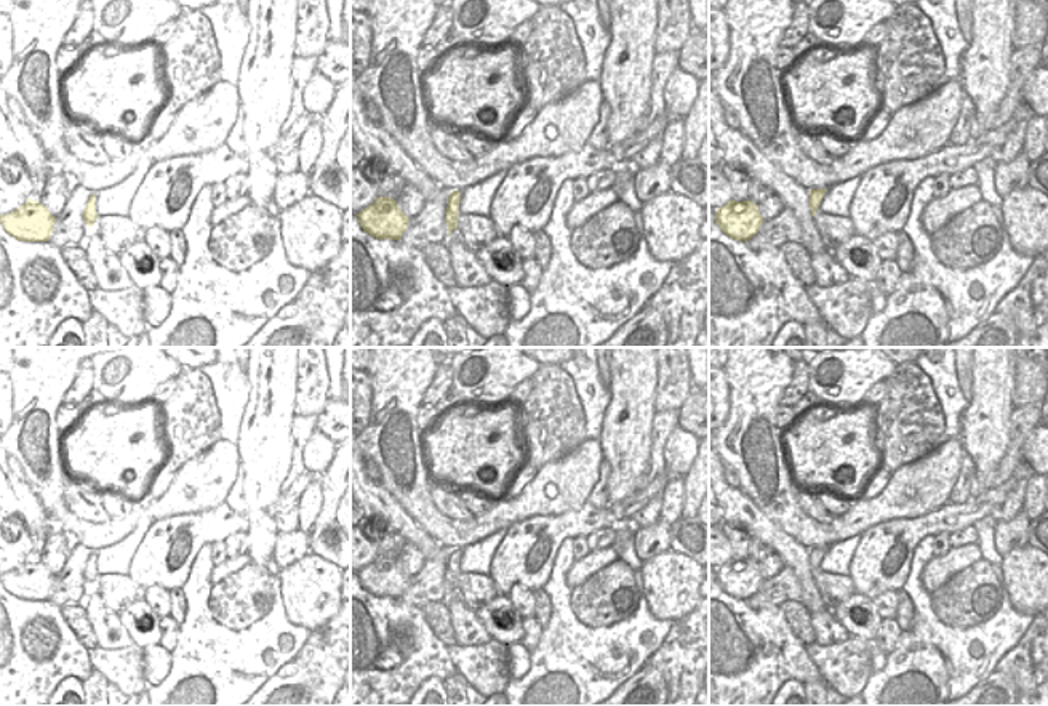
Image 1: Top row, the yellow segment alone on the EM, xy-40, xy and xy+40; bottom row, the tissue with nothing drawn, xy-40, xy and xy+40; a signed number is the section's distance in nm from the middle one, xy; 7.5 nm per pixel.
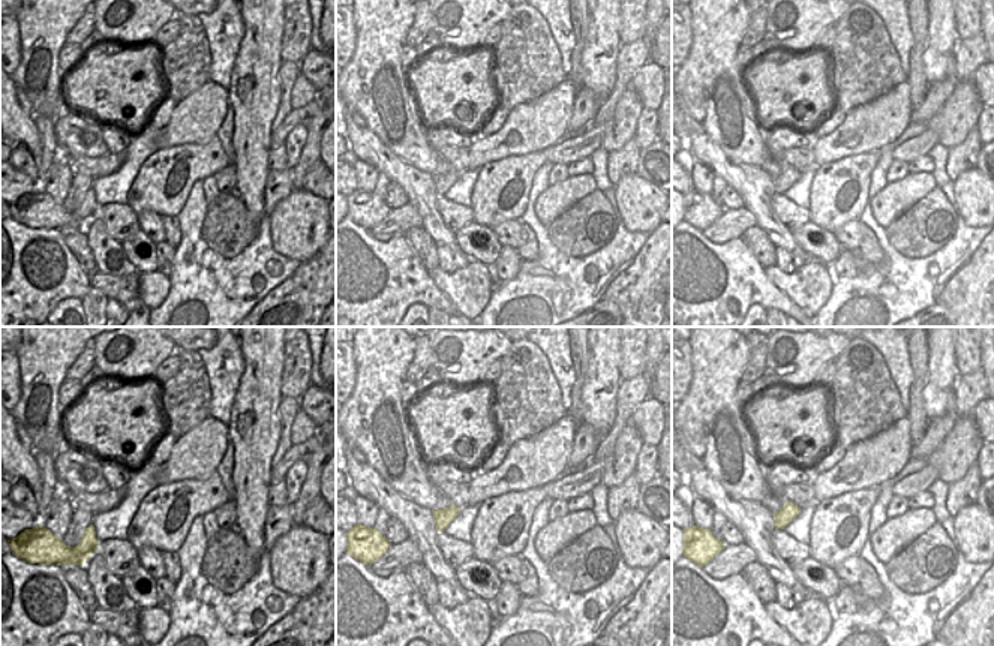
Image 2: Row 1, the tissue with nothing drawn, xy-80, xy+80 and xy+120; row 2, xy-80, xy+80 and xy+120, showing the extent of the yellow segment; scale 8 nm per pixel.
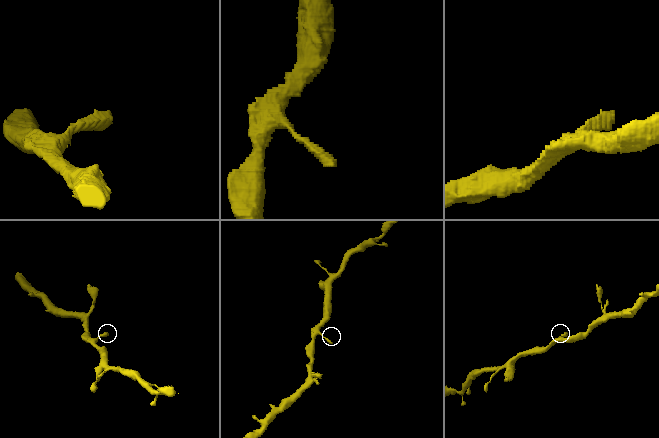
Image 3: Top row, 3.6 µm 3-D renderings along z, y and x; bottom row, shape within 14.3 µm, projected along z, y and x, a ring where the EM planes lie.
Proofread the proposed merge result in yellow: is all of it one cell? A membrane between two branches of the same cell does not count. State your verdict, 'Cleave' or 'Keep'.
Keep

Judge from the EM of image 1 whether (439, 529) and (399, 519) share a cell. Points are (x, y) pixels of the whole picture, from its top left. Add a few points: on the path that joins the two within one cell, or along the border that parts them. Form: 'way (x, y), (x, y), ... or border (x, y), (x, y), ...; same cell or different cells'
border (392, 495), (407, 514), (440, 545); different cells

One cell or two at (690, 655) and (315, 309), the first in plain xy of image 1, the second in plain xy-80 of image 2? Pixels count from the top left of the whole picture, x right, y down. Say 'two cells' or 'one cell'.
one cell

